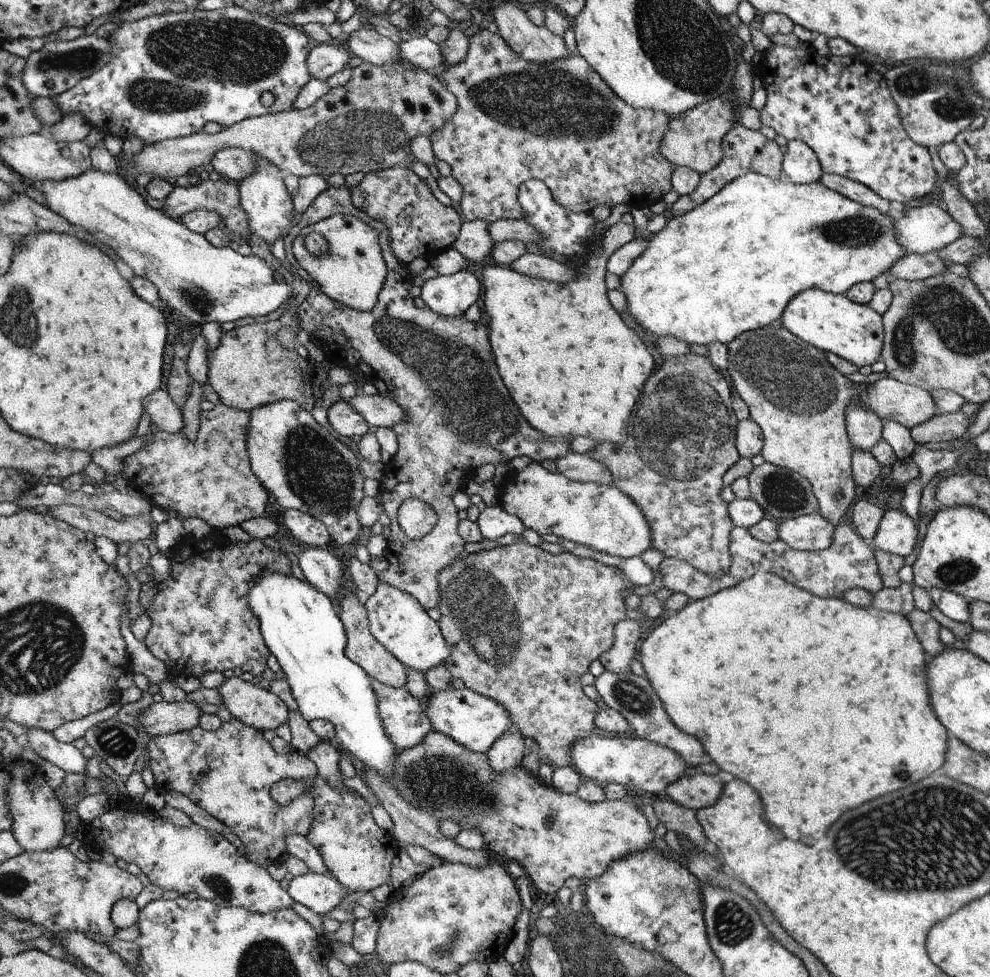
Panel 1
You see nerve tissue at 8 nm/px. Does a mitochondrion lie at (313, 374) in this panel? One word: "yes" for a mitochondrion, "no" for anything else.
no

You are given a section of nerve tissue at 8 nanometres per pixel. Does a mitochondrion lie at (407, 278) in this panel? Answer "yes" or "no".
no

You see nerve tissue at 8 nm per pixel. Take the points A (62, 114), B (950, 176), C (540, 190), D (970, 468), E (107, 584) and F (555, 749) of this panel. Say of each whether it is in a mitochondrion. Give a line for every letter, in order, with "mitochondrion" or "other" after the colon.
A: other
B: other
C: other
D: other
E: other
F: other

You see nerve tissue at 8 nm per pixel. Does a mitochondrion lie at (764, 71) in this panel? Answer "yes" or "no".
no

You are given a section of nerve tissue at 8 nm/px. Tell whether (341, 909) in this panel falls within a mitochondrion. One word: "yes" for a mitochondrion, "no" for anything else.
no

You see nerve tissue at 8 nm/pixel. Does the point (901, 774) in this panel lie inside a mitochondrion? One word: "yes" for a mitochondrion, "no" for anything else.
yes

